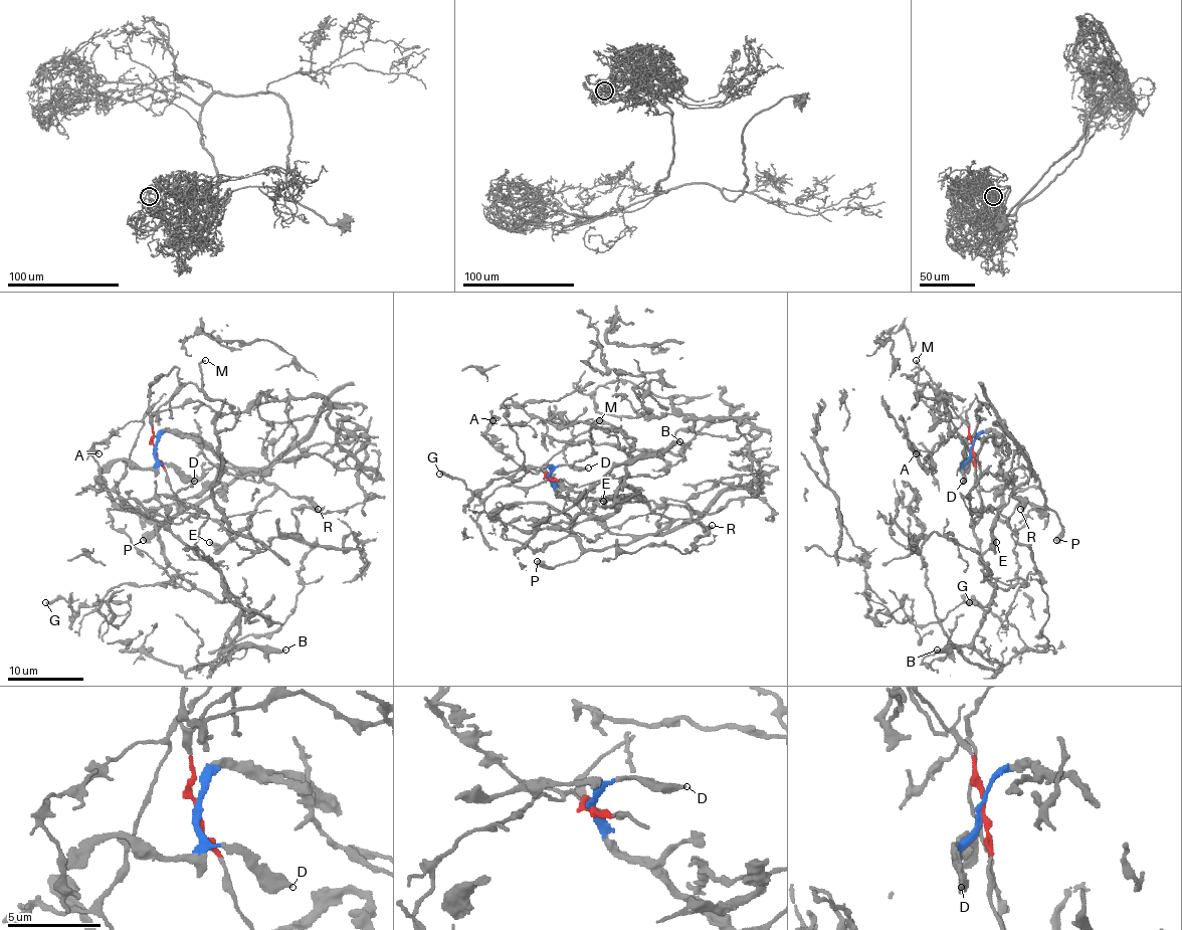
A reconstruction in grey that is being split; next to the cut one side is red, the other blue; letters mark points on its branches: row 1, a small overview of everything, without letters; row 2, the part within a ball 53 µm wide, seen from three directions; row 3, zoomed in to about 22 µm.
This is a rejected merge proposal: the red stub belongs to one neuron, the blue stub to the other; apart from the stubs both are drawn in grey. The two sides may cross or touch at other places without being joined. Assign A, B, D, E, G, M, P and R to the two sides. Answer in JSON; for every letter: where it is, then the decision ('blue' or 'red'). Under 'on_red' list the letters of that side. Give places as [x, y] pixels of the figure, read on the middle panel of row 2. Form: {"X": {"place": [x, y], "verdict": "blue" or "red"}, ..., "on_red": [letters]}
{"A": {"place": [493, 420], "verdict": "red"}, "B": {"place": [679, 441], "verdict": "red"}, "D": {"place": [588, 468], "verdict": "blue"}, "E": {"place": [603, 501], "verdict": "blue"}, "G": {"place": [439, 474], "verdict": "red"}, "M": {"place": [599, 420], "verdict": "red"}, "P": {"place": [537, 561], "verdict": "blue"}, "R": {"place": [712, 525], "verdict": "blue"}, "on_red": ["A", "B", "G", "M"]}

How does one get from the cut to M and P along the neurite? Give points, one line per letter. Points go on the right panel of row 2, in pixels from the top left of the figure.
M: (972, 448), (969, 425), (929, 383), (921, 389), (917, 387), (919, 364), (915, 360)
P: (972, 448), (974, 438), (993, 431), (1005, 433), (1028, 455), (1045, 504), (1062, 527), (1062, 534), (1056, 540)

